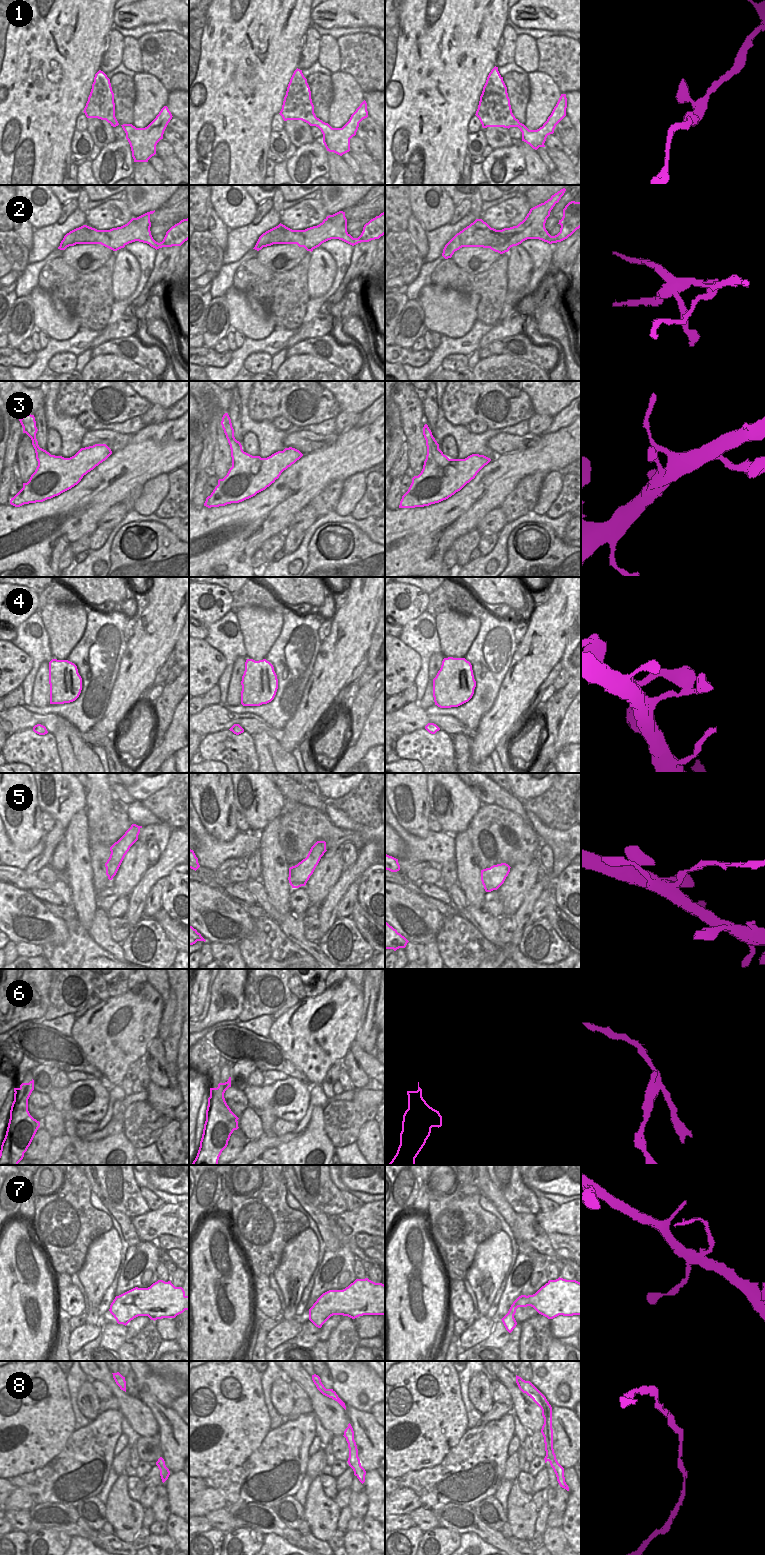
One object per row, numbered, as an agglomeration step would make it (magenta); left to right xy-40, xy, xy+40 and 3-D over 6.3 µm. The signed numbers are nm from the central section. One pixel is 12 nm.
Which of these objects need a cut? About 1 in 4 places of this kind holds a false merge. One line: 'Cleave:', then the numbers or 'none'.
Cleave: 2, 5, 6

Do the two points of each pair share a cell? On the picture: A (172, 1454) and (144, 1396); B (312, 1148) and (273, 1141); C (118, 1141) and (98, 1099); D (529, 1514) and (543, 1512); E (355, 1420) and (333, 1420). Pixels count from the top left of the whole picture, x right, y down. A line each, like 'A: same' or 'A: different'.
A: same
B: different
C: different
D: different
E: different

